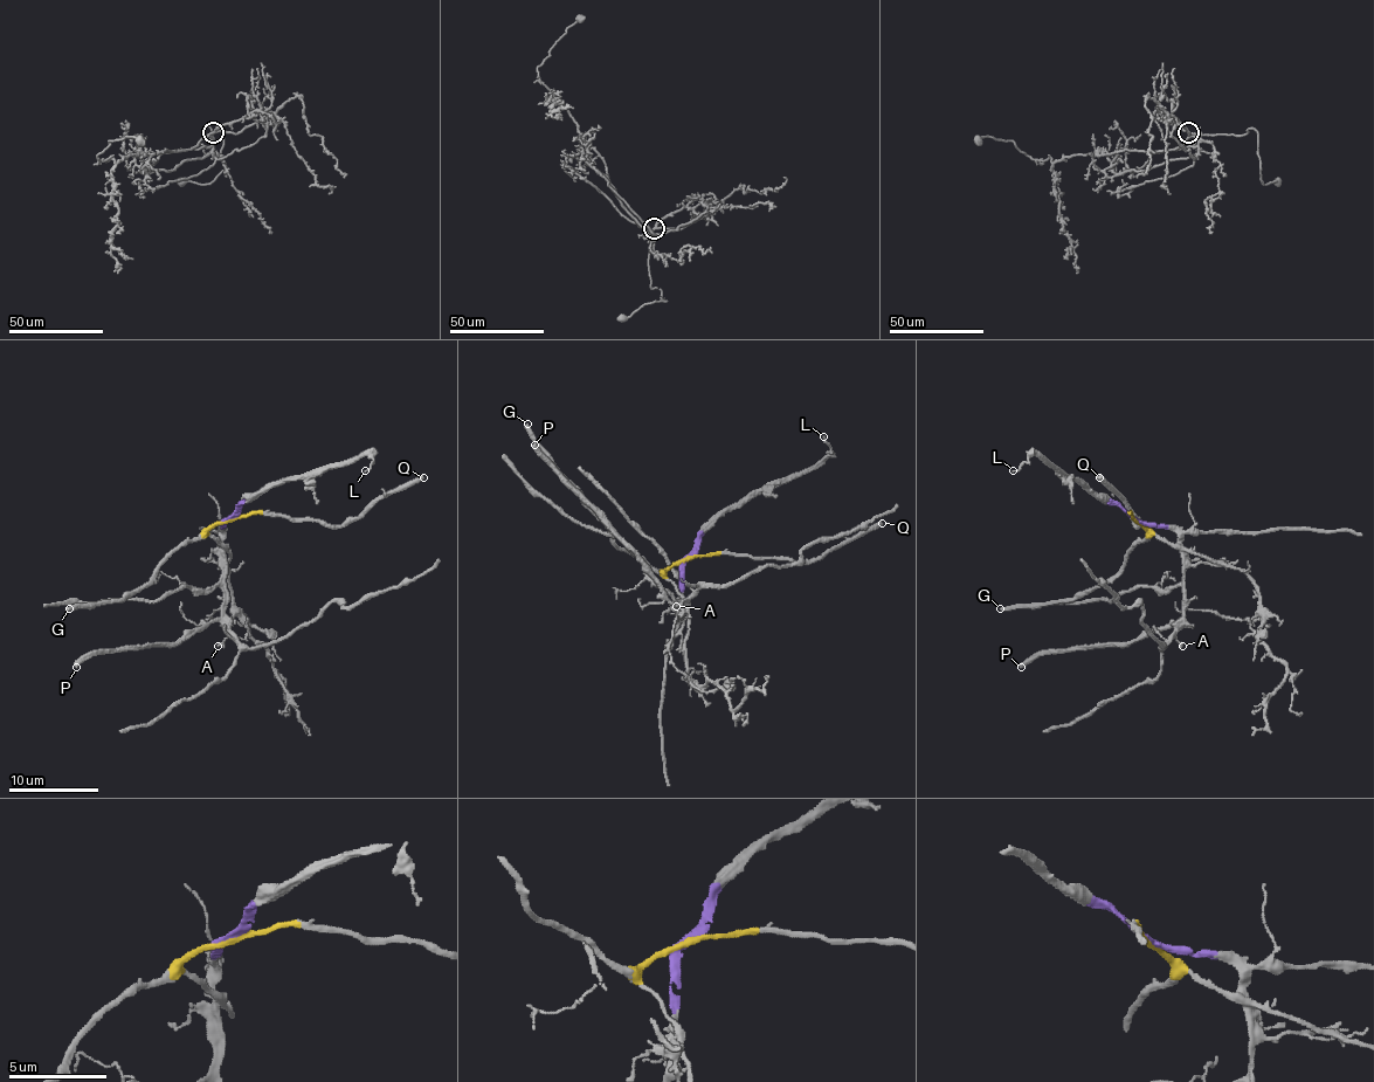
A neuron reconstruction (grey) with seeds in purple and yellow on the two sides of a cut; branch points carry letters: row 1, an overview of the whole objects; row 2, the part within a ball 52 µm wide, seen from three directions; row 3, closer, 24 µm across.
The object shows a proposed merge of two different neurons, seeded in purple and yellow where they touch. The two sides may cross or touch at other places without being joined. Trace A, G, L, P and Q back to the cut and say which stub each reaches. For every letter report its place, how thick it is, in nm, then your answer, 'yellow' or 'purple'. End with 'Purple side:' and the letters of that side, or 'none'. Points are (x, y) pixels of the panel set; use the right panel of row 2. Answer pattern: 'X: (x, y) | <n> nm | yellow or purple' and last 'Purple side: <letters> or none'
A: (1182, 646) | 150 nm | purple
G: (1000, 608) | 320 nm | yellow
L: (1013, 470) | 100 nm | purple
P: (1021, 667) | 360 nm | purple
Q: (1099, 477) | 360 nm | yellow
Purple side: A, L, P

